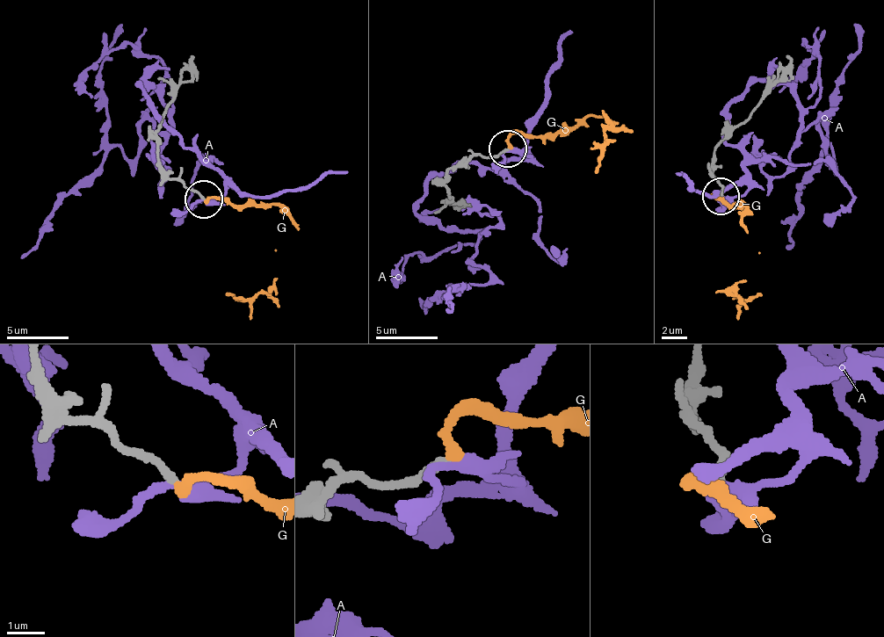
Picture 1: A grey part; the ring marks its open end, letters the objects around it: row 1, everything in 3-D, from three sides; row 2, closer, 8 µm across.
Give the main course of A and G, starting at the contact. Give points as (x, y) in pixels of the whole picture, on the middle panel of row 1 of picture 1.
A: (506, 151), (526, 158), (457, 164), (417, 213), (482, 232), (472, 260), (489, 280), (452, 290), (447, 309)
G: (506, 148), (514, 135), (569, 130), (591, 115), (603, 119), (603, 141), (613, 130), (608, 125), (594, 172)

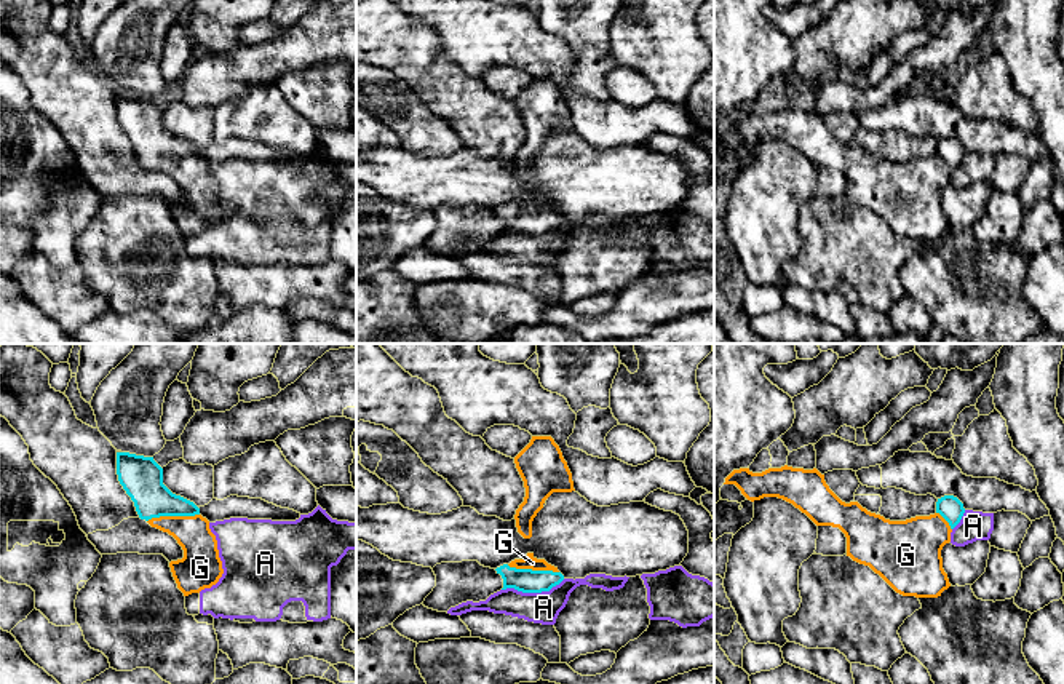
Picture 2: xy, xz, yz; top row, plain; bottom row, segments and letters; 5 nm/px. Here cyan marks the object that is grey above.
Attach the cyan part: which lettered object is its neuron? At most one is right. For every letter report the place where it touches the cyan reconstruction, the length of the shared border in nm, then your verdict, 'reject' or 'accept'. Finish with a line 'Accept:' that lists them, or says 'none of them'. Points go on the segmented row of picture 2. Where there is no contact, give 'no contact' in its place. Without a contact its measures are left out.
A: contact xz (532, 592); length 320 nm; reject
G: contact xy (173, 515); length 260 nm; accept
Accept: G

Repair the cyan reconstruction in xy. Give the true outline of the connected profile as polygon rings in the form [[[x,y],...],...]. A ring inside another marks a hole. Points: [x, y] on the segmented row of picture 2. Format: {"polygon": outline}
{"polygon": [[[117,452],[117,475],[141,519],[173,535],[184,558],[169,567],[177,588],[189,596],[211,588],[224,574],[216,535],[200,508],[163,484],[163,468],[153,457]]]}

